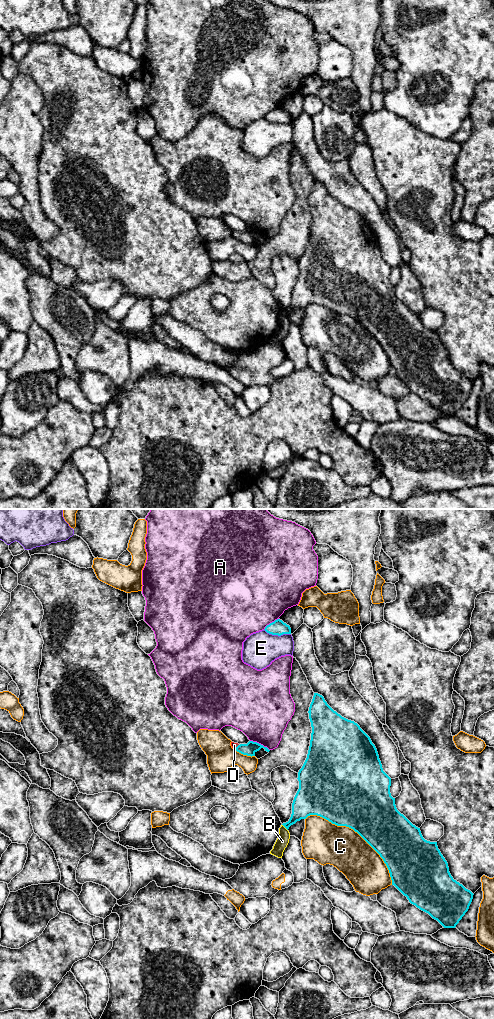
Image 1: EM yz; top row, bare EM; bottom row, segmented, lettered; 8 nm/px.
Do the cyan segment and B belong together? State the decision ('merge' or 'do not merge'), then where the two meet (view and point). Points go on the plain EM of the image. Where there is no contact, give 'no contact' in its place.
do not merge | yz (284, 314)

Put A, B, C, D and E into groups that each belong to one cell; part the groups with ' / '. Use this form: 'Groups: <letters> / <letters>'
Groups: A / B C / D / E

